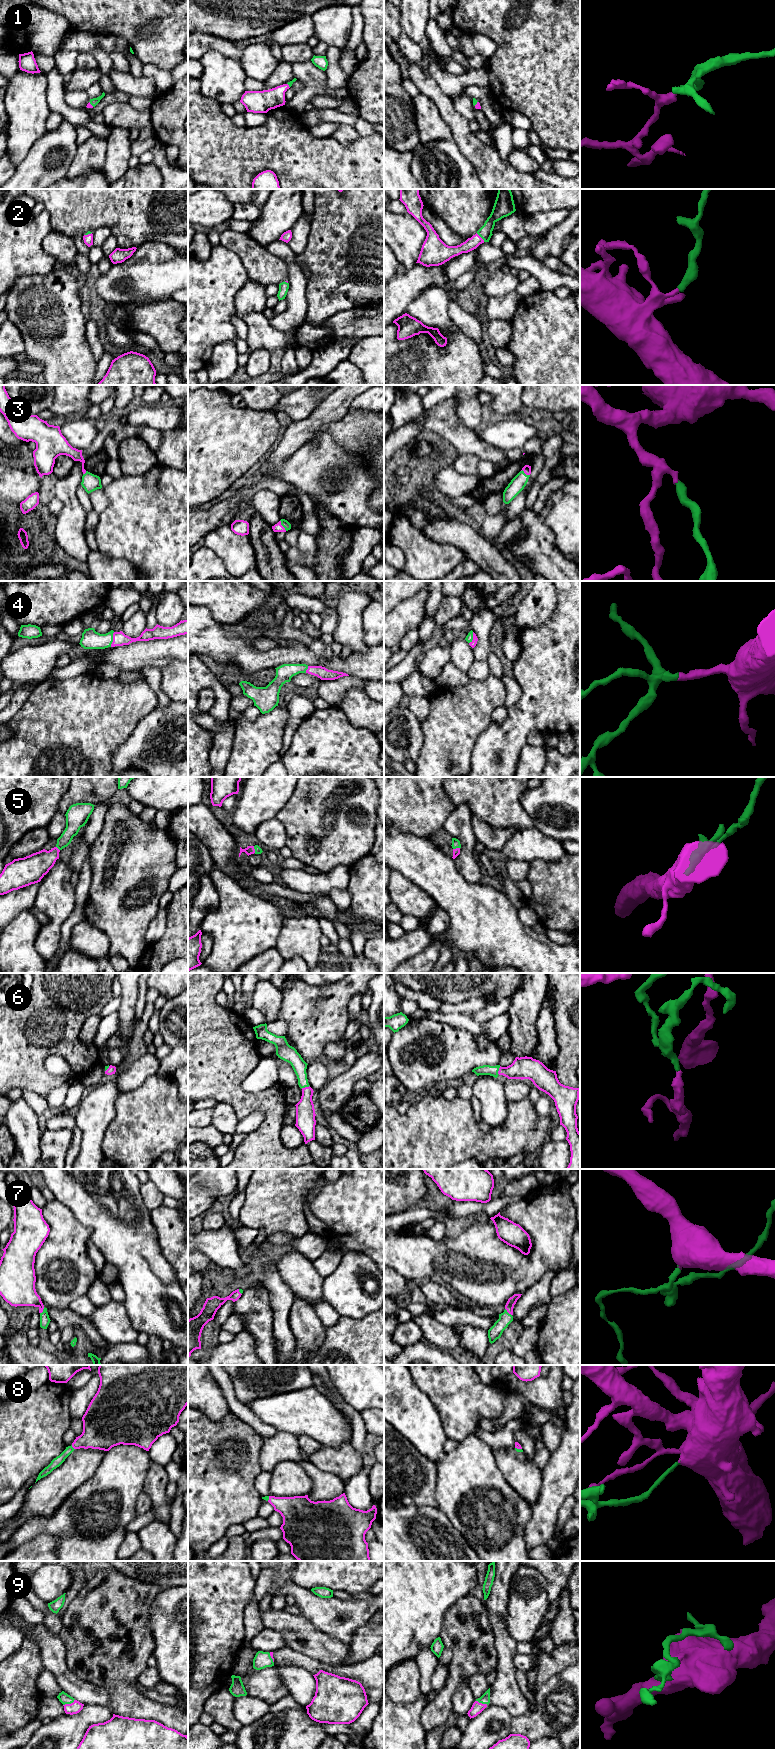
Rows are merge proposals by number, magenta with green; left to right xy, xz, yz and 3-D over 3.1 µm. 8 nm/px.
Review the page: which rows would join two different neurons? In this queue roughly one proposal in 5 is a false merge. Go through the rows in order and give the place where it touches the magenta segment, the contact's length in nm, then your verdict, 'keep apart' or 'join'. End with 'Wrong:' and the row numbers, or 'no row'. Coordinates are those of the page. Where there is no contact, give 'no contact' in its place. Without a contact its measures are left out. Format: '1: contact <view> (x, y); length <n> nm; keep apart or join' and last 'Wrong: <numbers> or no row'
1: contact xy (90, 104); length 60 nm; join
2: contact yz (480, 237); length 100 nm; join
3: contact xz (281, 525); length 100 nm; join
4: contact xy (113, 639); length 120 nm; join
5: contact yz (456, 848); length 60 nm; join
6: contact yz (499, 1070); length 70 nm; join
7: contact yz (508, 1312); length 80 nm; join
8: contact xy (72, 1446); length 50 nm; join
9: contact xy (69, 1704); length 110 nm; join
Wrong: no row

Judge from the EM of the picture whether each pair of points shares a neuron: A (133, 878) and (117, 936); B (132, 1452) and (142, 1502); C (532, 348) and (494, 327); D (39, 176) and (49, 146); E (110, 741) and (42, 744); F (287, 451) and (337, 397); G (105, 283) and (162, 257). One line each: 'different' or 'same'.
A: same
B: different
C: different
D: same
E: same
F: same
G: same

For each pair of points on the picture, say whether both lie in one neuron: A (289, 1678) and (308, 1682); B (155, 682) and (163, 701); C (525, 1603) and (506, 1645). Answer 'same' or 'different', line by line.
A: same
B: same
C: different

